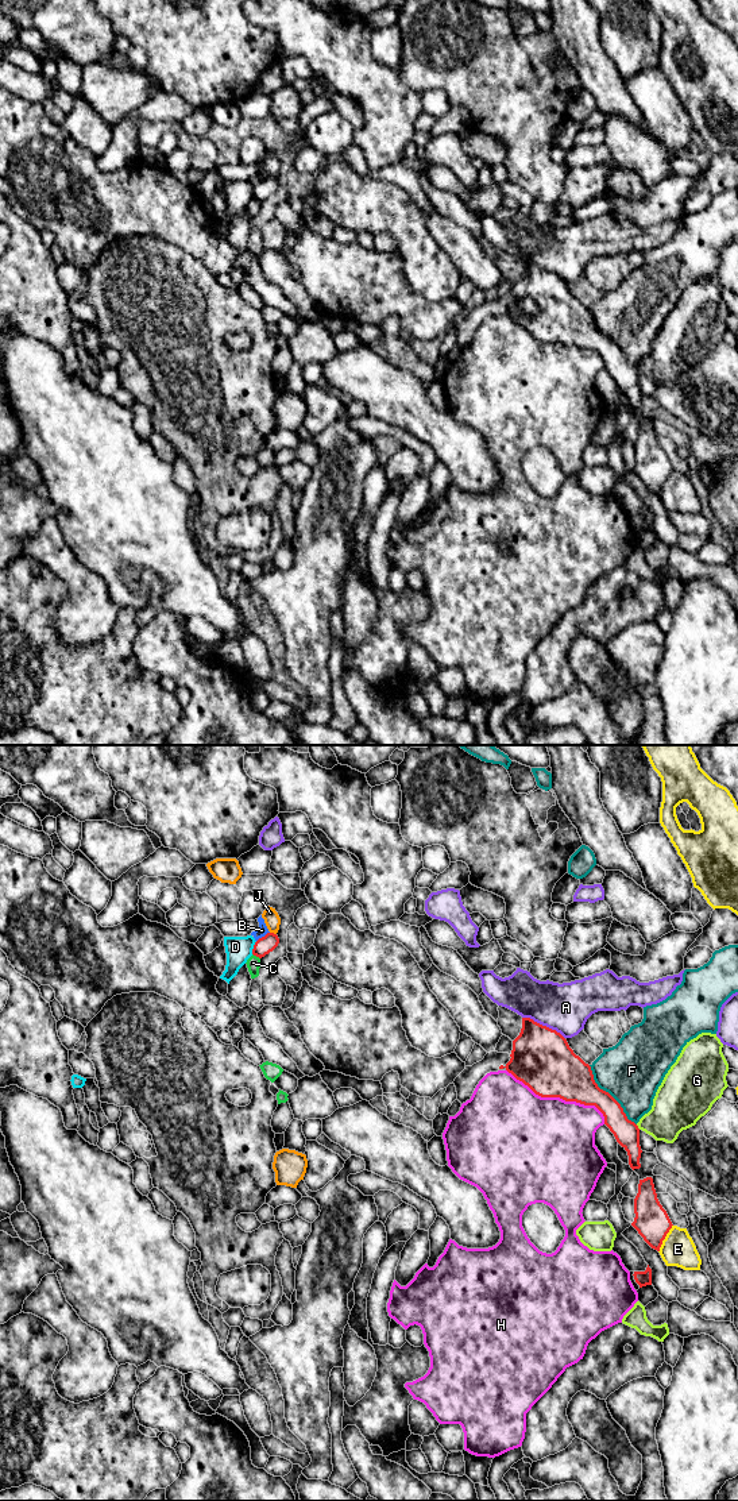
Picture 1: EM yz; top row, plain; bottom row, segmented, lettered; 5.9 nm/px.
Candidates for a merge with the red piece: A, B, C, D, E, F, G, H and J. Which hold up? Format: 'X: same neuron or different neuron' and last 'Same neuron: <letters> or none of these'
A: different neuron
B: different neuron
C: different neuron
D: different neuron
E: different neuron
F: different neuron
G: different neuron
H: different neuron
J: different neuron
Same neuron: none of these

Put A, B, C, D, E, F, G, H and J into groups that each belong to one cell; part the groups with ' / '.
A / B D / C / E / F / G / H / J

